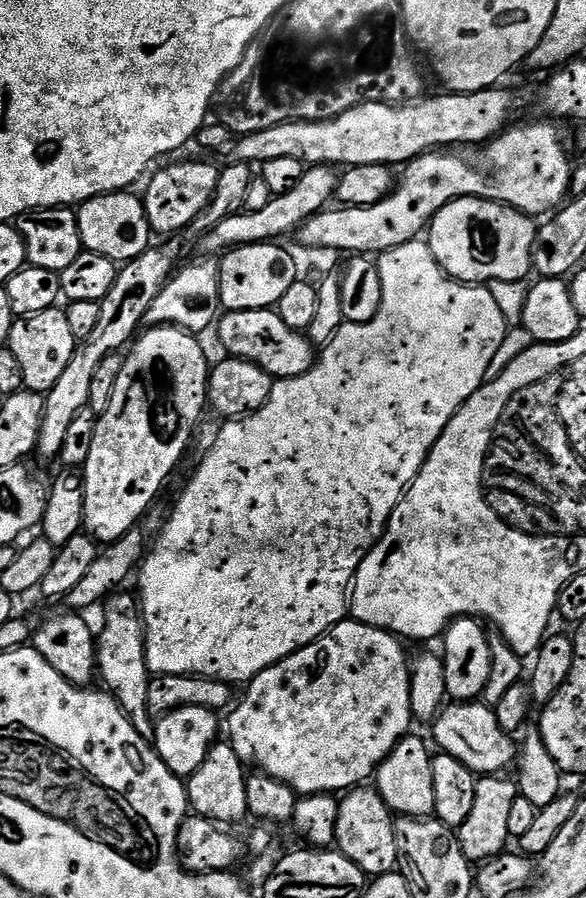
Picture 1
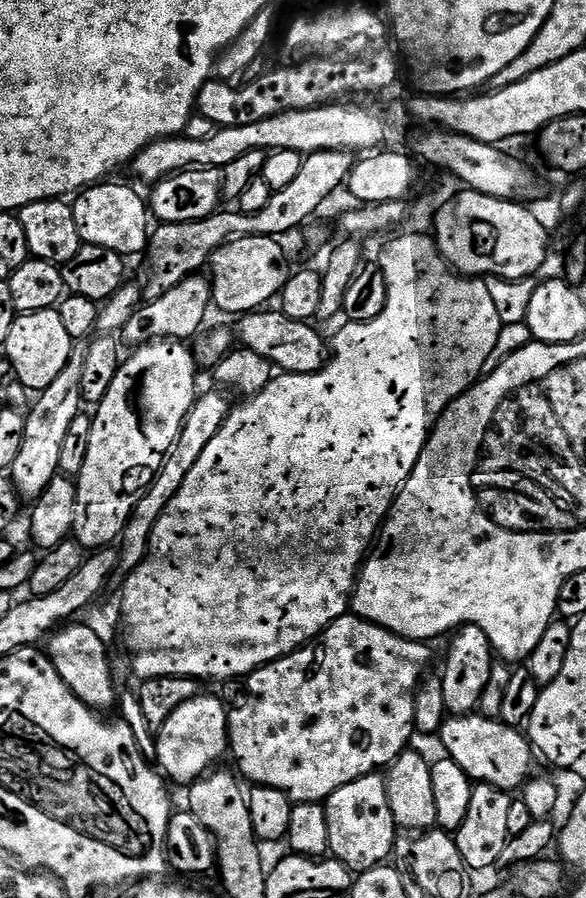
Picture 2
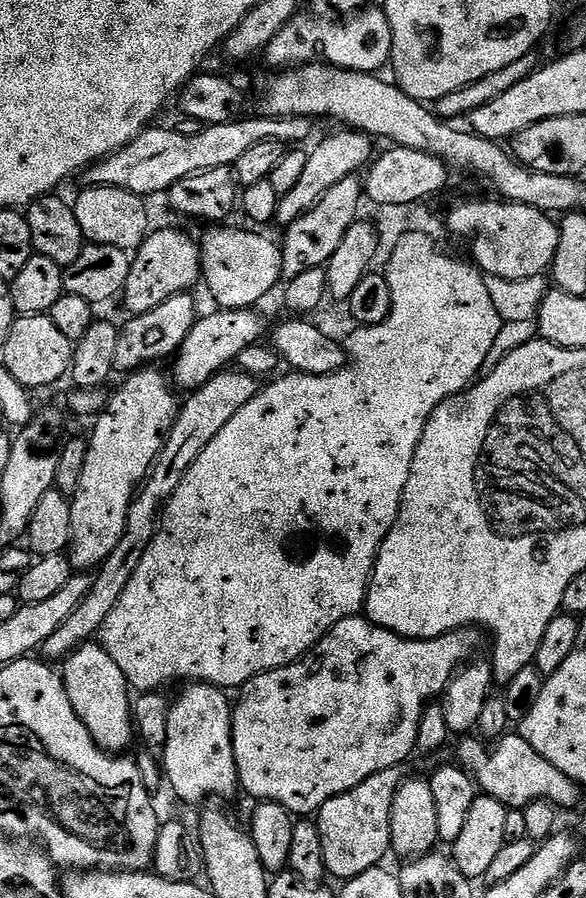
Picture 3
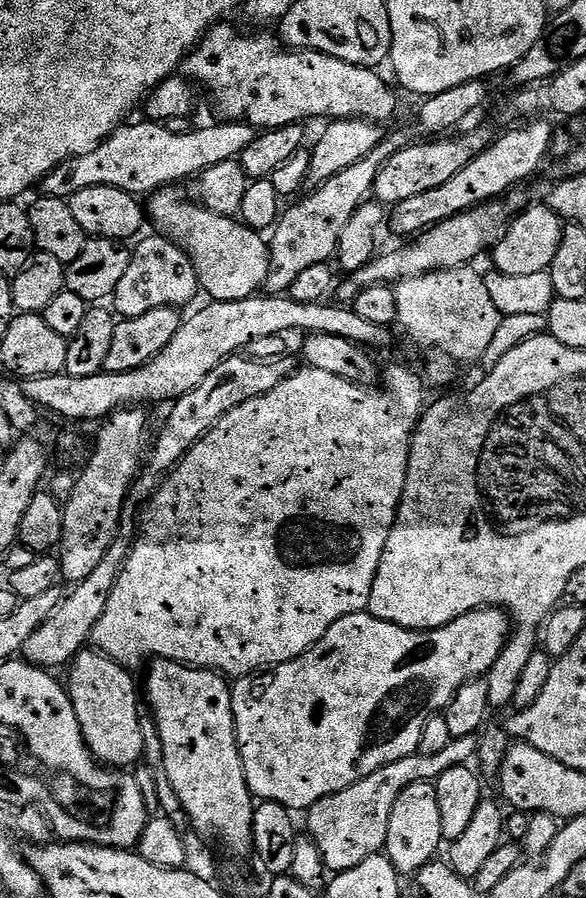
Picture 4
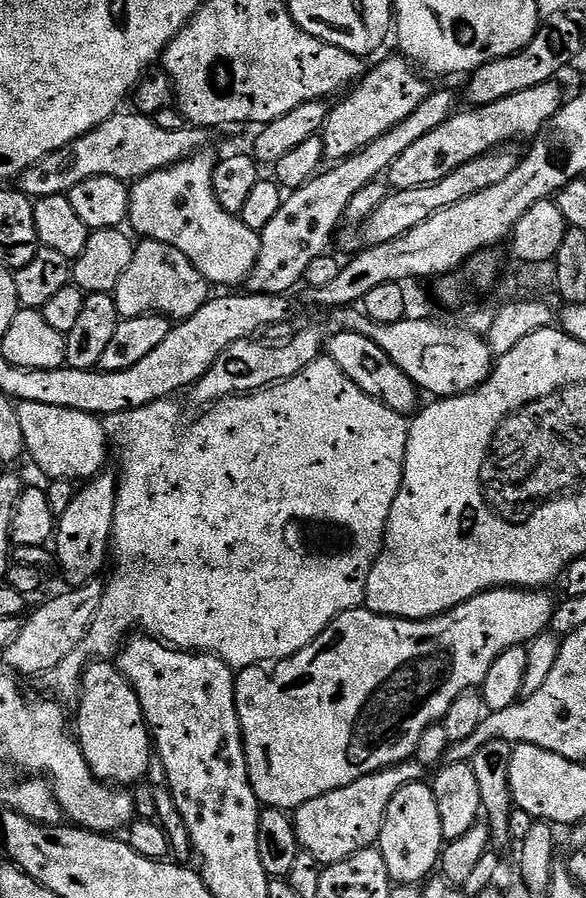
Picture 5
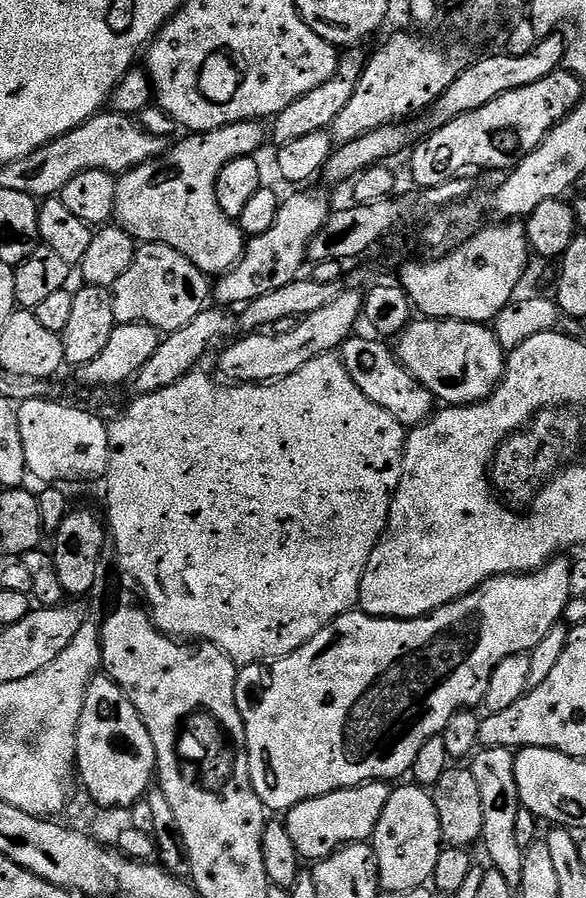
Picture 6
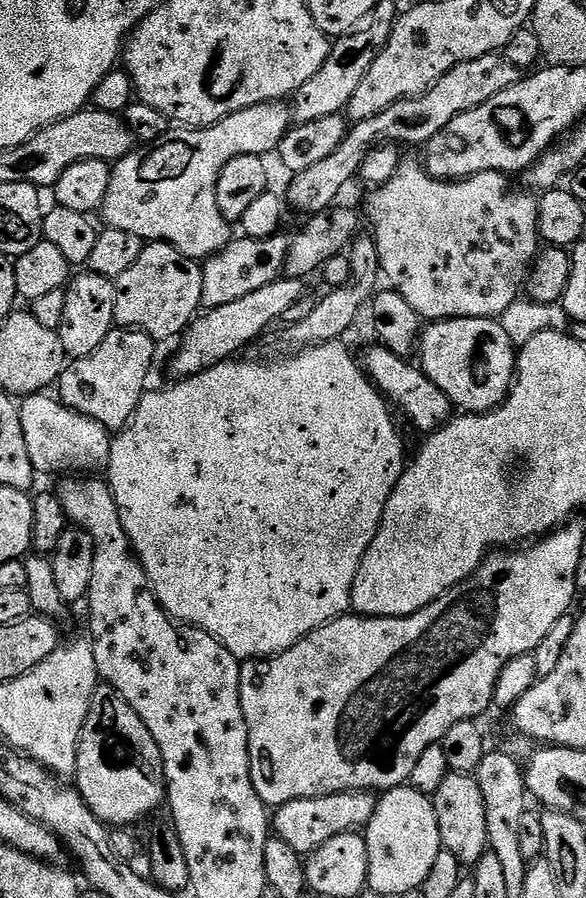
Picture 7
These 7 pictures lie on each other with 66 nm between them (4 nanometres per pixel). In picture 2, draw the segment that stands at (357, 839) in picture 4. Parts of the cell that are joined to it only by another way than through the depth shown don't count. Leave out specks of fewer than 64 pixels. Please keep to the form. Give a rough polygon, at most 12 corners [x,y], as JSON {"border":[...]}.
{"border":[[383,775],[324,804],[331,859],[354,874],[393,855],[398,829]]}

